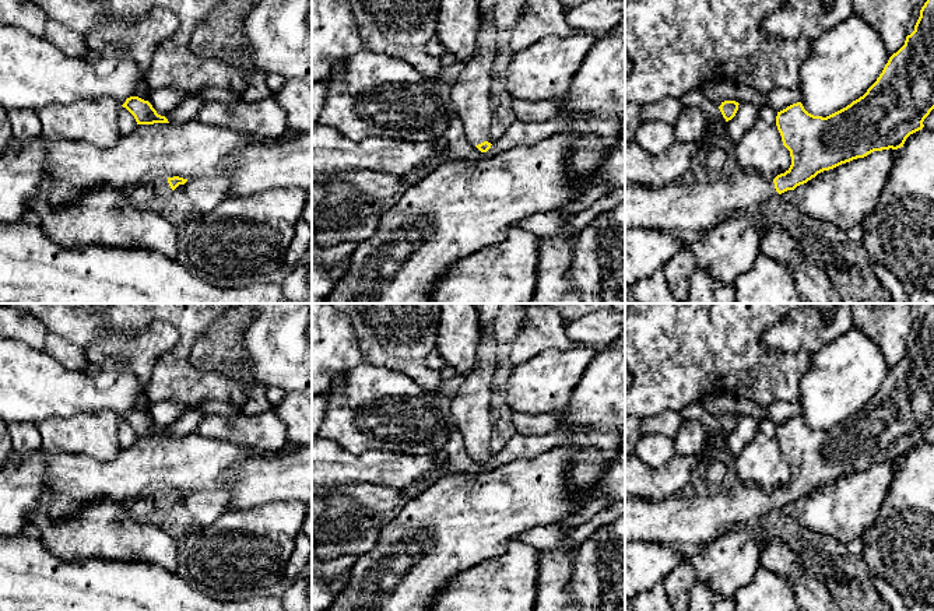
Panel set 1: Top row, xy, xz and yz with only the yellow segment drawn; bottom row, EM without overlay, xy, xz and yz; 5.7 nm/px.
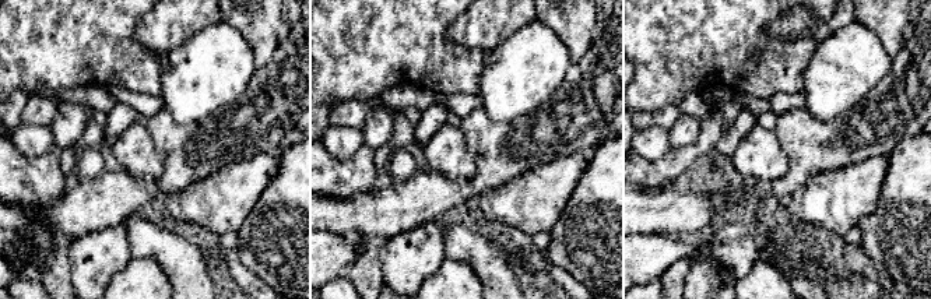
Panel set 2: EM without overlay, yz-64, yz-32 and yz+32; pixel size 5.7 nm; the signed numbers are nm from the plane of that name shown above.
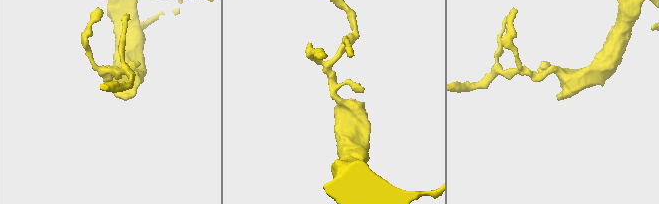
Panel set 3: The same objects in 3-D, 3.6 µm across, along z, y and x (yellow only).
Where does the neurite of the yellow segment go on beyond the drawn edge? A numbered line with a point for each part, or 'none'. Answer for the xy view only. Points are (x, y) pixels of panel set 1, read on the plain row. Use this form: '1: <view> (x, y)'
1: xy (162, 501)

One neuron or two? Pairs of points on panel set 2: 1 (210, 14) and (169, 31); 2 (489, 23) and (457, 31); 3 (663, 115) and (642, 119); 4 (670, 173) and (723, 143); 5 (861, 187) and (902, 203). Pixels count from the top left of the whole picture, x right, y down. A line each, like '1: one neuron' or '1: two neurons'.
1: one neuron
2: one neuron
3: one neuron
4: two neurons
5: two neurons

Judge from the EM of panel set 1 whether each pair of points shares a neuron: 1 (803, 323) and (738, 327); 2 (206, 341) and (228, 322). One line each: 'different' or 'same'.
1: different
2: same

